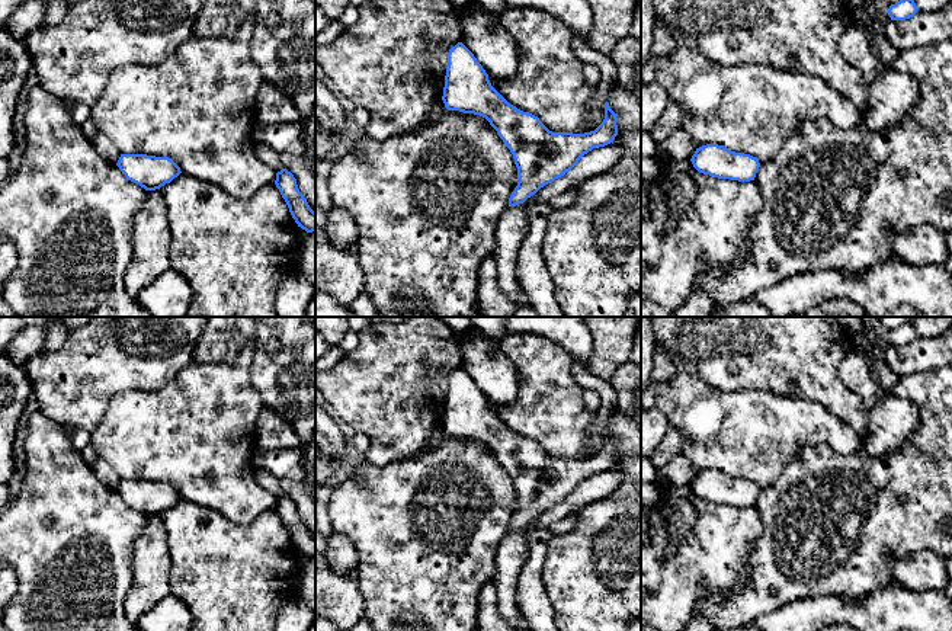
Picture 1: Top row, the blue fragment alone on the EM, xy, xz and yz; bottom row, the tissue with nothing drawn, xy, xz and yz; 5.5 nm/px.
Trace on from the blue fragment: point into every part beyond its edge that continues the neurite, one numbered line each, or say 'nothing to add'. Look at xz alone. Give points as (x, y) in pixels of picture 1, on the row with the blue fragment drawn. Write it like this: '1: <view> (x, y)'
nothing to add

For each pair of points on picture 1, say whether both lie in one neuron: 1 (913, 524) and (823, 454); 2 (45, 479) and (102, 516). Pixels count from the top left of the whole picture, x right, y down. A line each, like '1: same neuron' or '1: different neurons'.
1: same neuron
2: same neuron

